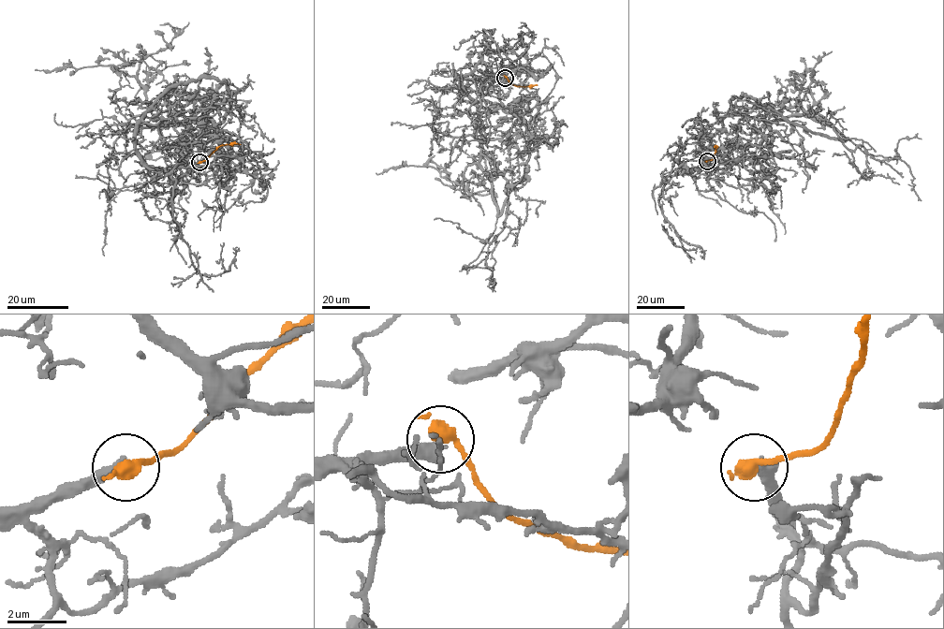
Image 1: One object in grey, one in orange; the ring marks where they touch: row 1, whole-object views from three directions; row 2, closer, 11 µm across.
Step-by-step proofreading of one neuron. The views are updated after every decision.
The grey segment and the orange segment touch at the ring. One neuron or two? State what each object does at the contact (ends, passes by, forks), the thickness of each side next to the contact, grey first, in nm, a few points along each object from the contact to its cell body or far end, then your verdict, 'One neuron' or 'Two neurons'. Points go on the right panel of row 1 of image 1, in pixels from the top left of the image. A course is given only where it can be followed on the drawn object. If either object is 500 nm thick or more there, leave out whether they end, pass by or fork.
Thickness 460 nm (grey) against 500 nm. Course of grey: (707, 161), (755, 144), (767, 107), (799, 107), (820, 115), (848, 149), (900, 159), (921, 200). Course of orange: (706, 161), (713, 157), (714, 147). Two neurons

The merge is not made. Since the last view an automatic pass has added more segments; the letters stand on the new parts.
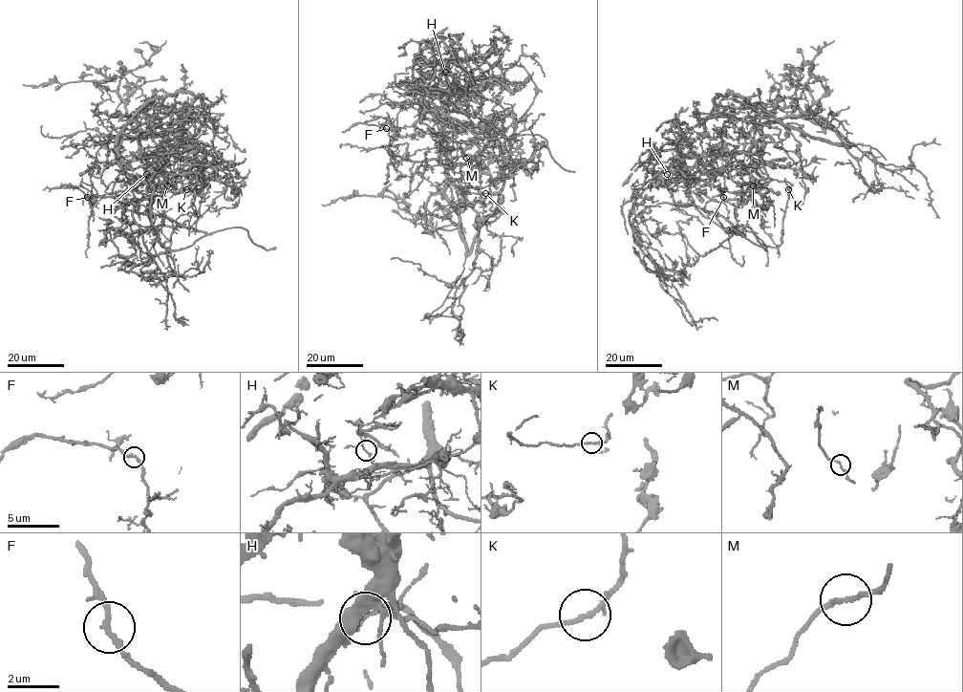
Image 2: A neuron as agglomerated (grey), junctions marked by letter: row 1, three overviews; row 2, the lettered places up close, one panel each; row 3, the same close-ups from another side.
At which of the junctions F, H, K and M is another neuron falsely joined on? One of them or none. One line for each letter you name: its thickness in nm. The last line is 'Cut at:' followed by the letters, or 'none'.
H: 120 nm thick
Cut at: H

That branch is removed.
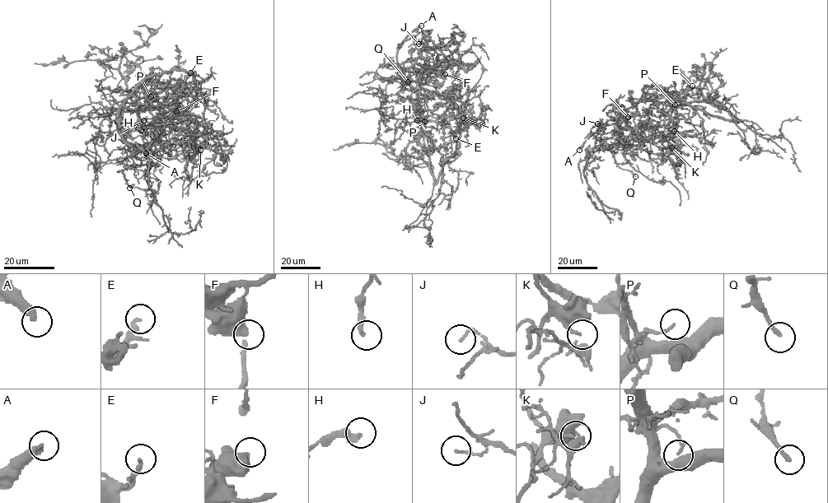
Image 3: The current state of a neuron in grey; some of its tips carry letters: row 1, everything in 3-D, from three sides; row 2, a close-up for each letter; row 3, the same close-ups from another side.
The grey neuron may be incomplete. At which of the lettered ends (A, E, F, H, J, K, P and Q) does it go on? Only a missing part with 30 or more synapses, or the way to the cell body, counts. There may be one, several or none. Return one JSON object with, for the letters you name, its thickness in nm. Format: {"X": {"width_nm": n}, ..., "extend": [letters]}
{"A": {"width_nm": 360}, "extend": ["A"]}

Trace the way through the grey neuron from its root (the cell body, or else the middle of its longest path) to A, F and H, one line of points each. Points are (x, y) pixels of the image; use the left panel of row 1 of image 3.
A: (139, 111), (135, 111), (143, 111), (149, 106), (123, 111), (126, 98), (115, 121), (146, 153)
F: (139, 111), (139, 122), (146, 128), (149, 128), (162, 111), (176, 111)
H: (139, 111), (135, 111), (149, 106), (124, 111), (118, 131), (127, 142), (143, 146), (147, 140), (141, 130)

